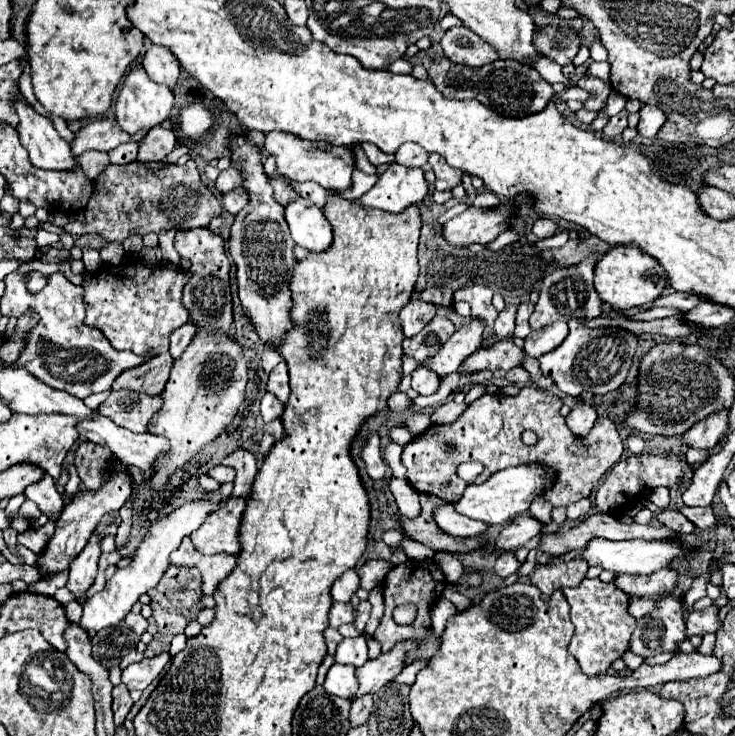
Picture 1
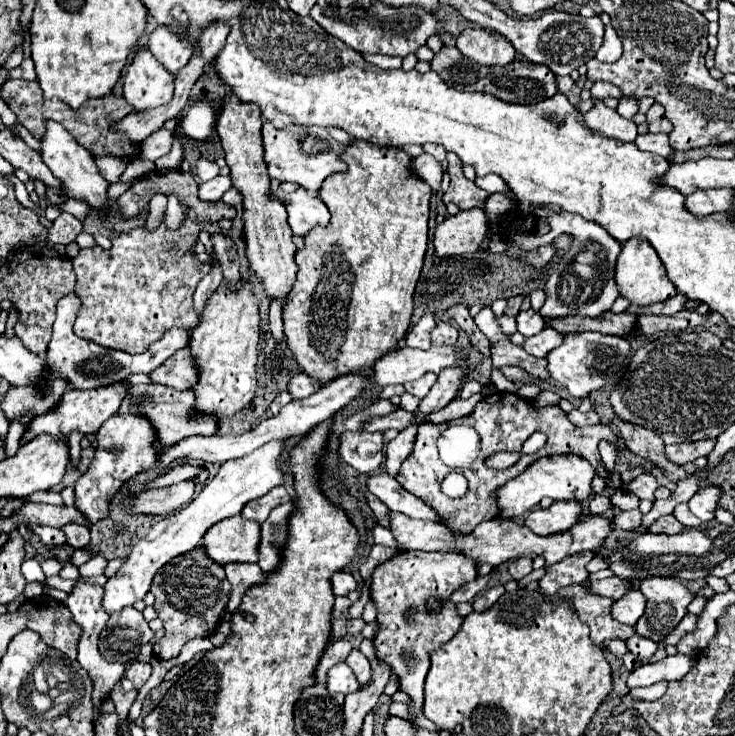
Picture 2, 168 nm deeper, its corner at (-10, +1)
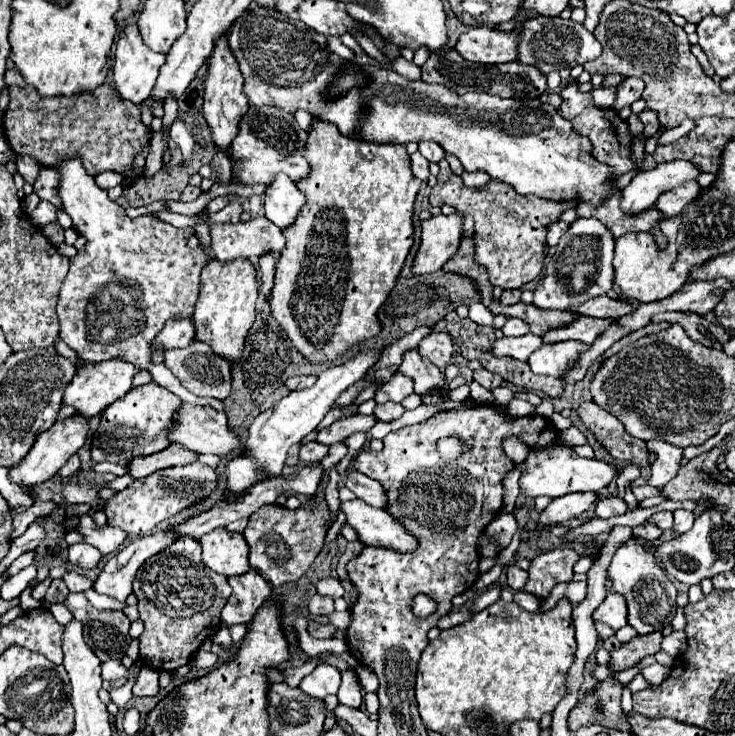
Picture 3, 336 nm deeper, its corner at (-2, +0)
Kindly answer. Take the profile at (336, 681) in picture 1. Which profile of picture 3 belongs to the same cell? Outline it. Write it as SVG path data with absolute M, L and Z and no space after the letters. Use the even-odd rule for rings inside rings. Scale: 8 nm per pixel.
M324 662L316 666L308 676L304 676L304 680L300 682L300 690L310 694L312 698L326 698L328 694L336 694L340 678L342 678L340 670Z

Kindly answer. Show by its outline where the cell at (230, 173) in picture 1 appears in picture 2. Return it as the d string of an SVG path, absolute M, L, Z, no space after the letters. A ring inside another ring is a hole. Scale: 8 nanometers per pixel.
M218 175L206 183L200 183L200 191L198 195L204 199L204 201L218 201L222 199L222 195L232 187L232 179L230 175Z

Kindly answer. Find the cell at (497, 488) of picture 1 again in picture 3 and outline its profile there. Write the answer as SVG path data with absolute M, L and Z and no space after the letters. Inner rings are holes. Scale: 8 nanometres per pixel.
M548 446L546 450L532 450L532 454L528 454L526 466L520 478L520 490L524 492L524 486L526 486L530 496L534 498L536 496L558 498L558 496L566 496L572 492L600 492L602 488L610 486L616 474L618 474L618 468L604 460L580 458L568 446ZM524 472L530 472L530 474L524 476ZM524 478L528 478L526 484L524 484Z

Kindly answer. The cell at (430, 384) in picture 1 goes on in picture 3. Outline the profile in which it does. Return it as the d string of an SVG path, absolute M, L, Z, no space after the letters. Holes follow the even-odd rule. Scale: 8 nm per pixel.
M396 372L386 384L382 384L376 392L376 404L384 404L384 402L402 402L408 394L414 392L414 382L404 376L402 372Z

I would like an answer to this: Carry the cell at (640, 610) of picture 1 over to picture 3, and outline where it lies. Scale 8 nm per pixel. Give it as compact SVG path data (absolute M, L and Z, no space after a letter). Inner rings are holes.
M608 594L606 600L594 610L594 620L602 620L612 630L618 630L628 624L626 614L628 614L628 608L626 608L624 598L620 598L618 594Z

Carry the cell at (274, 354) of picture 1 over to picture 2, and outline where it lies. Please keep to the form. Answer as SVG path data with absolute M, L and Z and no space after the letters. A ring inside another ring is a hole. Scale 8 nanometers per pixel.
M272 301L270 303L270 331L272 331L272 337L282 343L284 341L284 331L282 331L282 309L280 309L280 303L278 301Z

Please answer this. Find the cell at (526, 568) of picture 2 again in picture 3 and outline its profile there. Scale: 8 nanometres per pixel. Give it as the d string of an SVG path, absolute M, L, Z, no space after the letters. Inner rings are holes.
M508 564L508 566L506 566L506 582L508 582L508 586L510 586L512 590L522 590L524 584L526 584L526 580L528 580L528 572L520 570L520 568L514 566L514 564Z

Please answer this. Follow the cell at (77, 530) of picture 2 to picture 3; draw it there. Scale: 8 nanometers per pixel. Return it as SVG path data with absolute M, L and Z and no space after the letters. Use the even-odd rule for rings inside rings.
M82 542L82 544L72 544L72 546L68 548L68 562L76 564L76 566L80 566L80 568L84 568L84 570L96 568L98 562L100 562L100 558L102 558L102 554L100 554L94 546L90 546L90 544L86 544L86 542Z

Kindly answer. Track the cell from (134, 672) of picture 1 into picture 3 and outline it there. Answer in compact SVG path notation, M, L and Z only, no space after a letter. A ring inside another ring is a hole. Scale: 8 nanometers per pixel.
M110 660L110 662L102 662L100 664L100 674L102 674L102 680L110 682L110 680L122 680L122 678L130 678L132 674L136 674L136 668L132 666L130 670L126 670L122 666L120 660Z

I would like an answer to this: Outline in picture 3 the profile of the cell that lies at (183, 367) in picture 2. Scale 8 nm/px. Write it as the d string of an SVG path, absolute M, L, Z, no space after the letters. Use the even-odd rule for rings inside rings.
M192 340L190 346L186 346L186 348L166 350L164 364L180 380L180 384L196 396L208 396L208 398L224 400L230 394L230 384L232 384L230 362L226 362L226 358L218 358L218 354L214 354L210 350L210 346L206 346L204 342Z

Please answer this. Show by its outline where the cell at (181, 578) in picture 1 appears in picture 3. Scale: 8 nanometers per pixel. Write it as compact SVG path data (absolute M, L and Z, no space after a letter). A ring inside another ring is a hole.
M180 538L162 554L148 558L138 570L138 578L134 578L134 594L144 624L144 632L138 638L140 662L158 672L172 672L188 664L204 640L212 638L222 626L220 612L230 592L228 578L204 566L200 542L194 538Z

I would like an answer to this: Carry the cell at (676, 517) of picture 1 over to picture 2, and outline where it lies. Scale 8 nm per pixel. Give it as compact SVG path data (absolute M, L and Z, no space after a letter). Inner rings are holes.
M674 513L666 515L666 517L660 517L658 521L654 521L654 525L650 525L648 529L650 533L666 533L666 535L676 535L676 533L682 533L684 527L682 523L674 517Z

